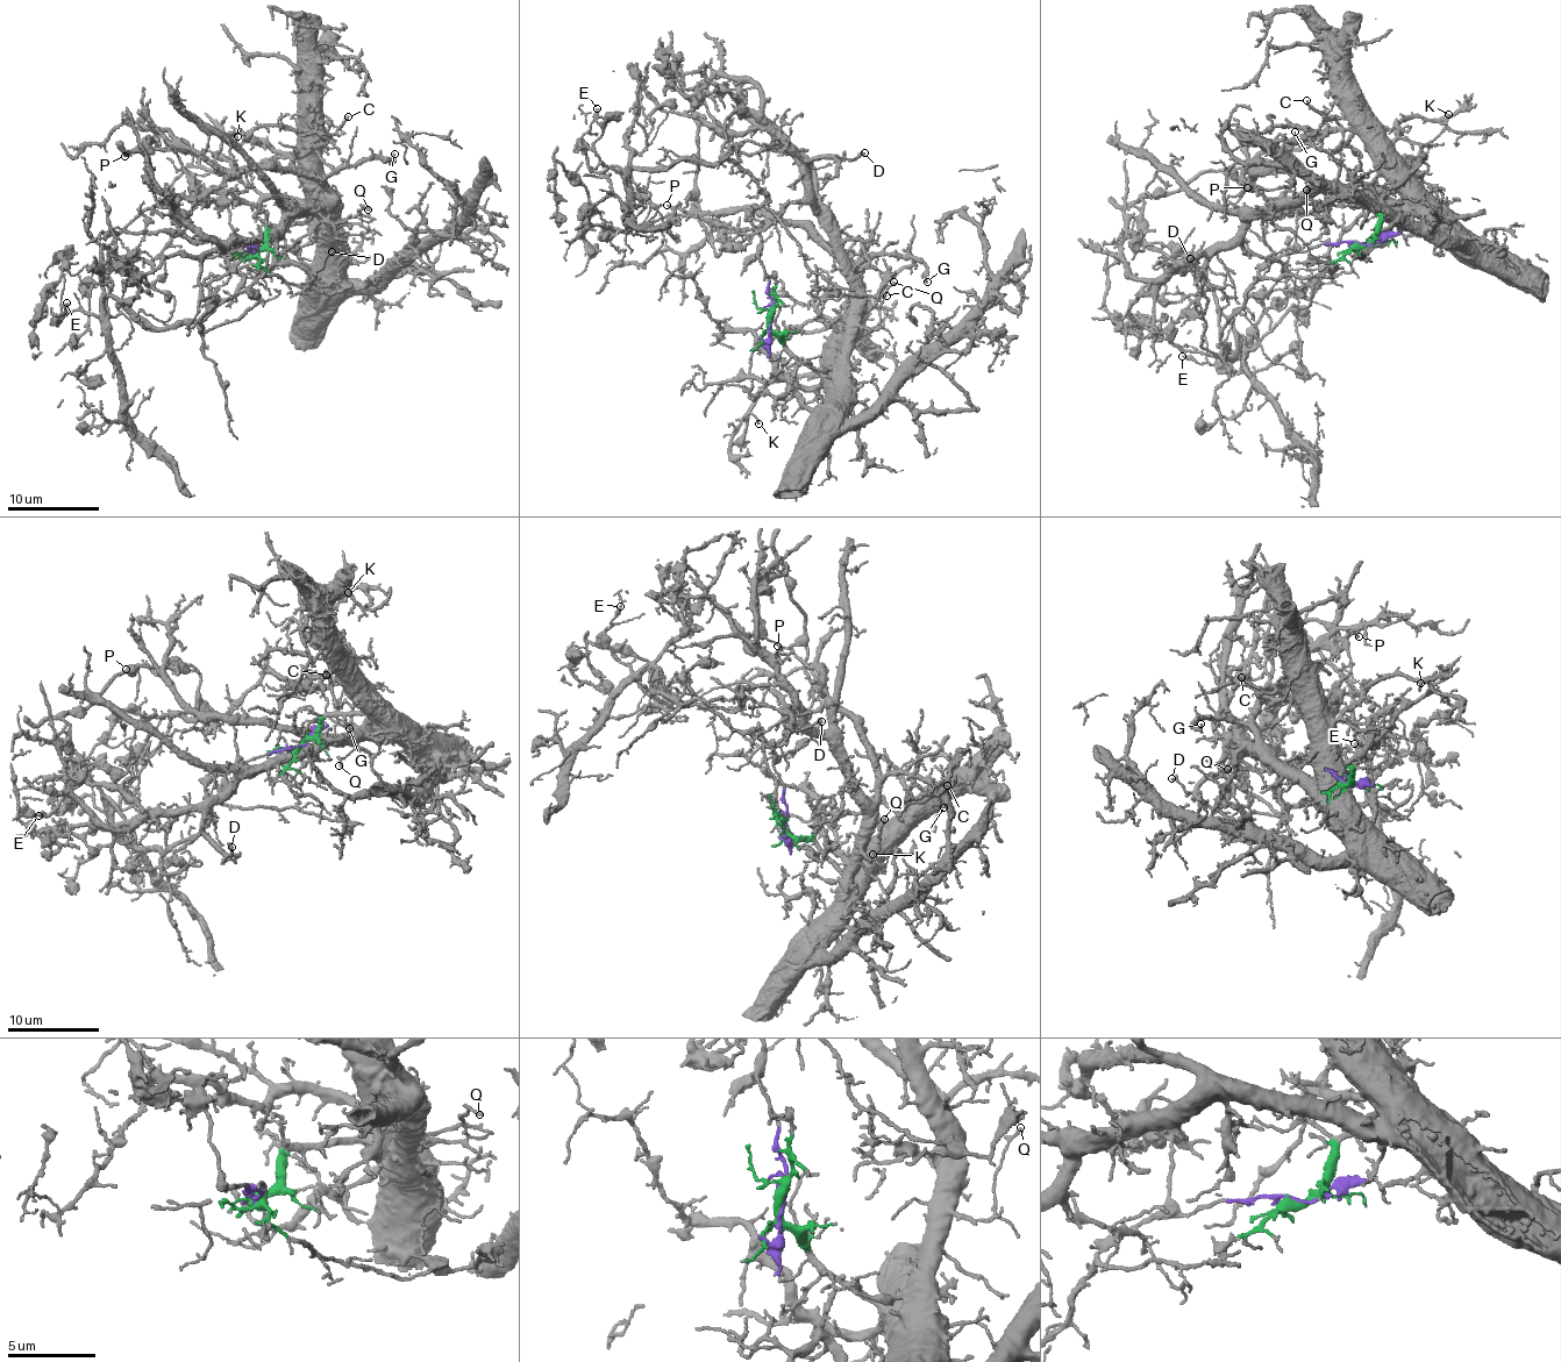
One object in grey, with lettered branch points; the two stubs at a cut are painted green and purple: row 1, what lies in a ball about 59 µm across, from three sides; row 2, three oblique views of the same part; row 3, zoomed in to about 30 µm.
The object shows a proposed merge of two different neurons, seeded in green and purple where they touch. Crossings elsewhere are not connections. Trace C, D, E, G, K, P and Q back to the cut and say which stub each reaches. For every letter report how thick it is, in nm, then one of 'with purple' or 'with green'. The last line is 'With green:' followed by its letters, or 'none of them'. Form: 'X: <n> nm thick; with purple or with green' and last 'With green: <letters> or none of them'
C: 180 nm thick; with green
D: 240 nm thick; with green
E: 320 nm thick; with purple
G: 120 nm thick; with green
K: 140 nm thick; with green
P: 160 nm thick; with green
Q: 140 nm thick; with green
With green: C, D, G, K, P, Q

